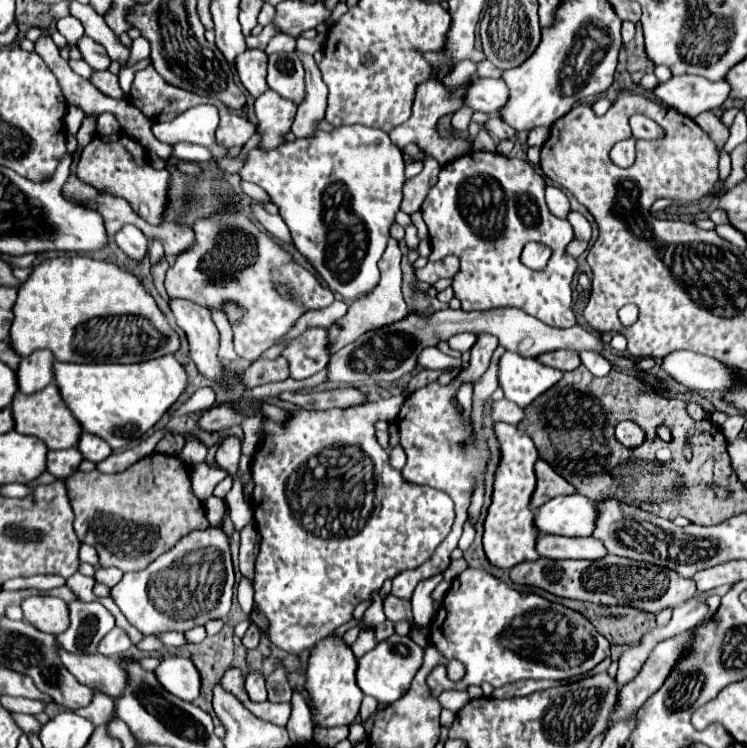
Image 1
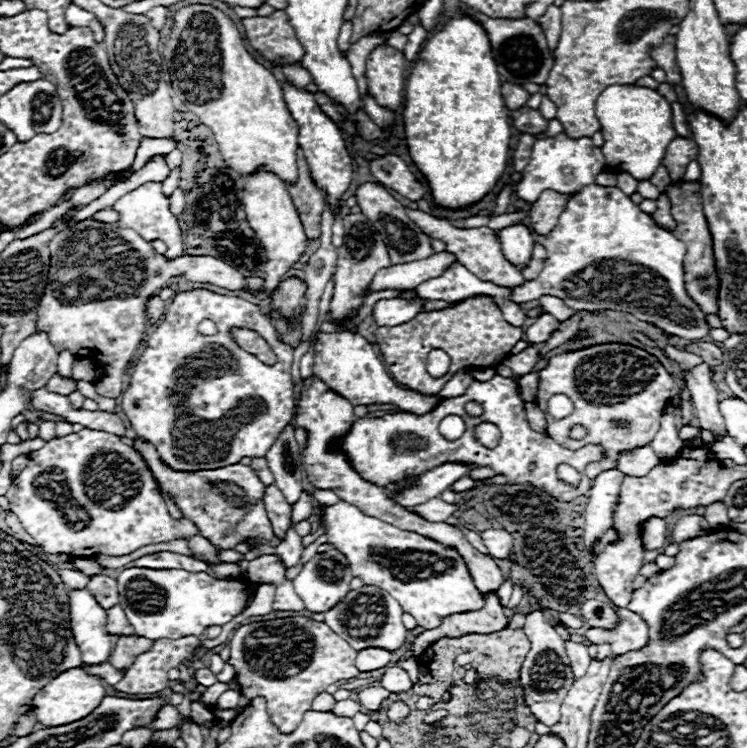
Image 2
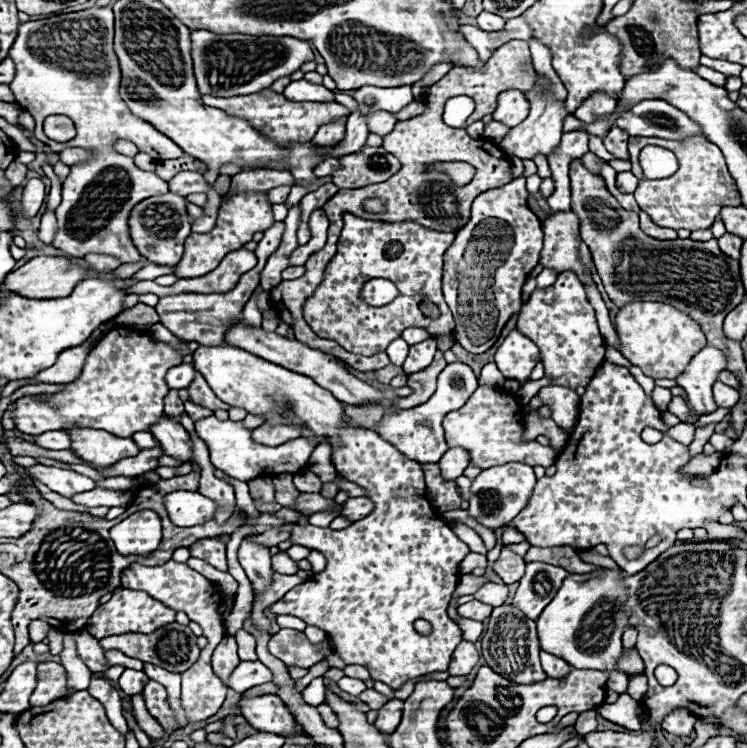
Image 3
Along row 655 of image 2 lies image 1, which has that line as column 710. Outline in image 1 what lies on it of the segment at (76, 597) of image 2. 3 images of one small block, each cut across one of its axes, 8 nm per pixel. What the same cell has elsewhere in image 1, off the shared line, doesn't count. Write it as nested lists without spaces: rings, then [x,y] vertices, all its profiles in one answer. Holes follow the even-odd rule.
[[[672,76],[668,82],[658,84],[658,88],[654,90],[654,94],[668,106],[672,106],[674,110],[678,110],[684,116],[696,118],[702,112],[720,108],[728,98],[730,98],[730,84],[728,82],[710,82],[702,76]]]

